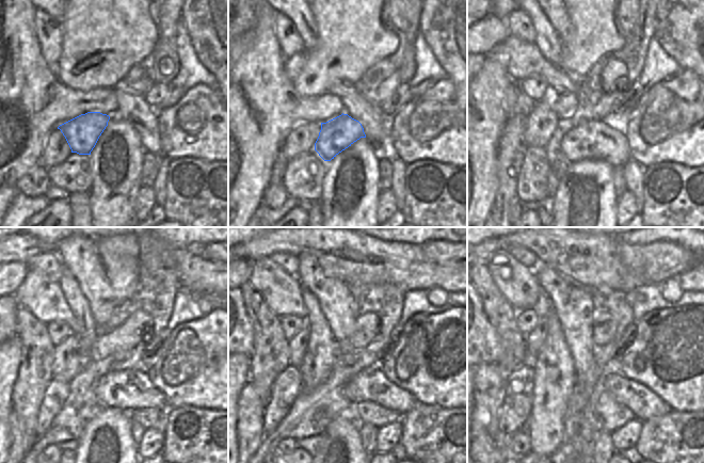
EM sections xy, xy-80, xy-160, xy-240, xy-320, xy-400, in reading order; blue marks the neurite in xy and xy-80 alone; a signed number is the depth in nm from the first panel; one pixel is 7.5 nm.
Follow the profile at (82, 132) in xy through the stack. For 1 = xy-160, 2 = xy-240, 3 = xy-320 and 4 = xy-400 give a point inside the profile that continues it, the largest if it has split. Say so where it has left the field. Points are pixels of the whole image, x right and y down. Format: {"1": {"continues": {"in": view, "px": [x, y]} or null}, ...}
{"1": {"continues": {"in": "xy-160", "px": [592, 140]}}, "2": {"continues": {"in": "xy-240", "px": [132, 388]}}, "3": {"continues": {"in": "xy-320", "px": [371, 385]}}, "4": {"continues": {"in": "xy-400", "px": [644, 404]}}}

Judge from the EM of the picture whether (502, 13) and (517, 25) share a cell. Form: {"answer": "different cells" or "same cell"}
{"answer": "different cells"}

